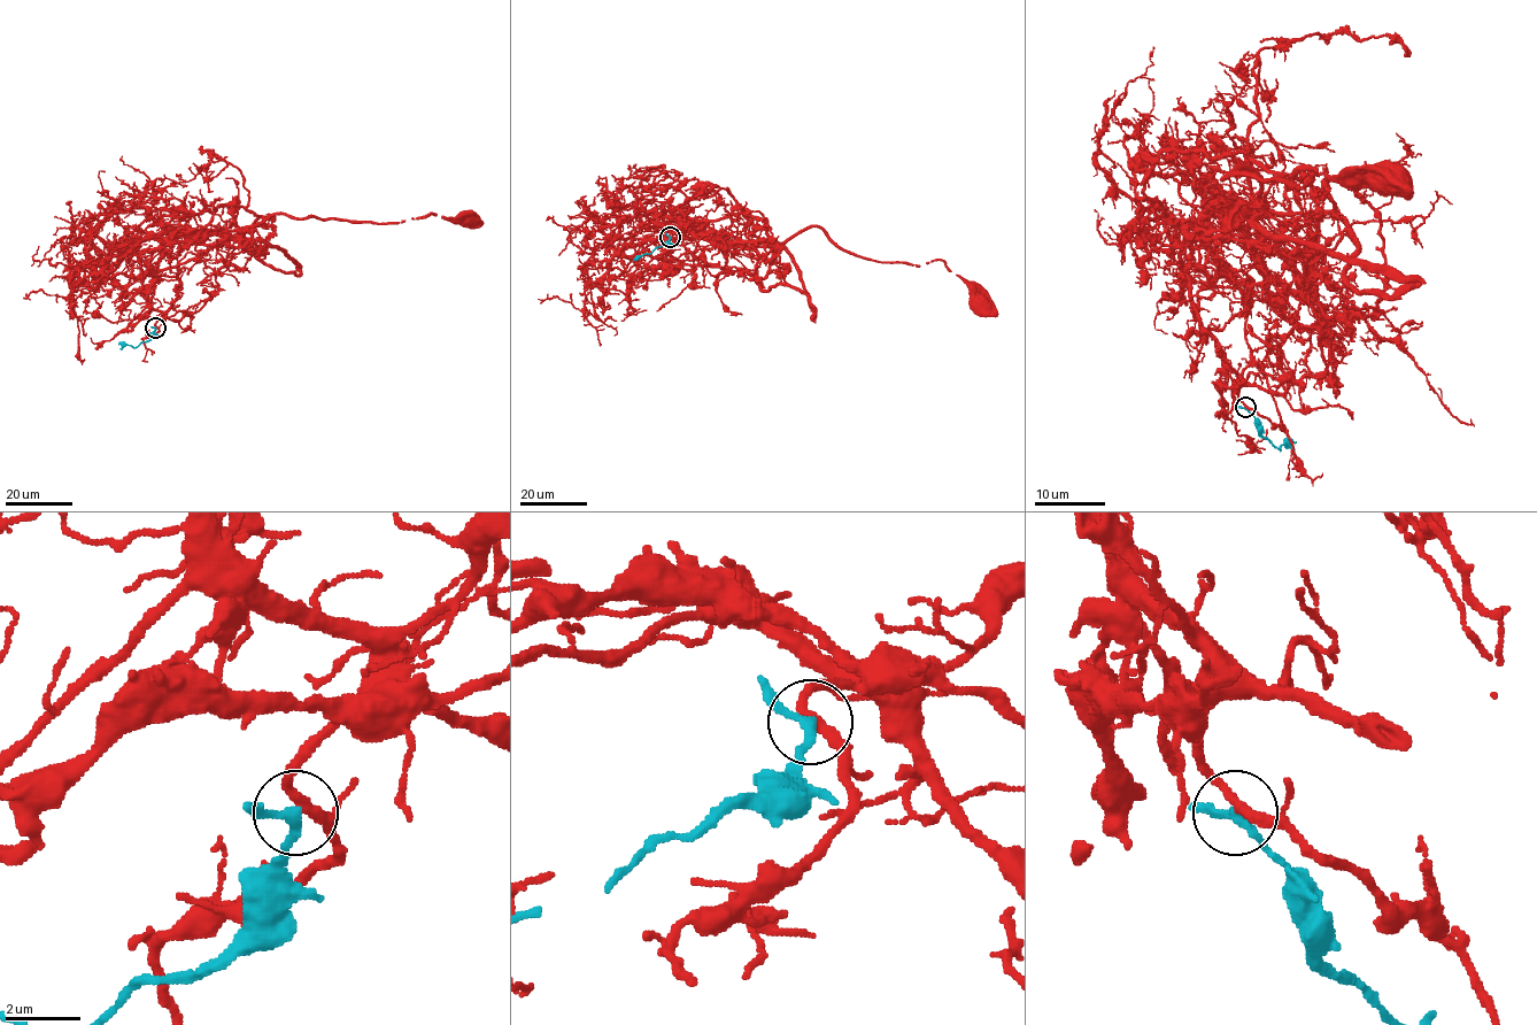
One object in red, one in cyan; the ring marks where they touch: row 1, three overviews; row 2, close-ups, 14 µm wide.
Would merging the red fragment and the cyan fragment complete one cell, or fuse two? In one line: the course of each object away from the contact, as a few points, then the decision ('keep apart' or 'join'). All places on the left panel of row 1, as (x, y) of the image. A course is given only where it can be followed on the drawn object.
red runs (155, 328), (200, 309), (215, 274), (241, 268), (254, 252), (249, 230), (276, 214), (465, 217); cyan runs (155, 328), (152, 336), (137, 347), (118, 344); keep apart

